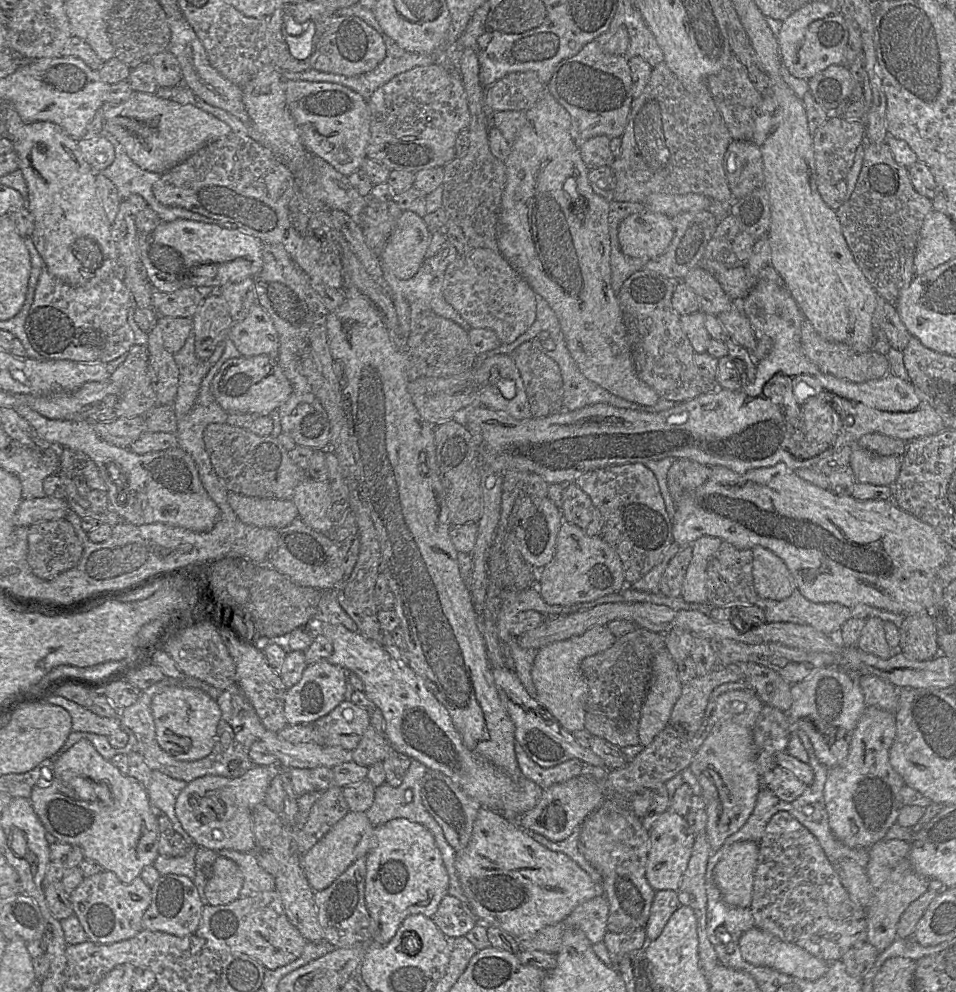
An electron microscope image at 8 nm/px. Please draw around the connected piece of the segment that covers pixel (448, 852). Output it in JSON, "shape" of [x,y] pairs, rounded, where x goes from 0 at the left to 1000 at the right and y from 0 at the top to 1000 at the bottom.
{"shape":[[[431,766],[425,780],[423,782],[422,788],[416,793],[410,793],[406,789],[402,788],[399,792],[392,795],[392,802],[389,813],[383,819],[383,822],[392,834],[397,833],[408,827],[415,825],[424,825],[429,828],[438,830],[447,835],[454,843],[456,852],[460,858],[463,871],[468,877],[470,883],[470,896],[469,900],[472,903],[477,904],[482,909],[491,911],[487,902],[485,901],[480,883],[478,881],[476,868],[478,859],[474,854],[468,849],[463,841],[463,837],[460,832],[455,828],[455,826],[449,821],[442,811],[441,806],[441,786],[447,778],[448,774],[438,767]]]}

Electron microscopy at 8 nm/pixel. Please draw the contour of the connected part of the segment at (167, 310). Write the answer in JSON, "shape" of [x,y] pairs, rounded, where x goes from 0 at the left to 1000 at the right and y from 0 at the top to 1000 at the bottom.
{"shape":[[[191,289],[178,295],[161,291],[159,310],[166,319],[201,321],[213,299],[204,289]]]}

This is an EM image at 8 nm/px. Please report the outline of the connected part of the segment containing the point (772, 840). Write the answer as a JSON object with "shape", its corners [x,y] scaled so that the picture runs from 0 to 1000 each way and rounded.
{"shape":[[[815,818],[803,829],[794,850],[785,916],[790,933],[816,948],[832,952],[865,970],[880,968],[894,952],[907,947],[906,915],[890,907],[853,843],[824,819]]]}

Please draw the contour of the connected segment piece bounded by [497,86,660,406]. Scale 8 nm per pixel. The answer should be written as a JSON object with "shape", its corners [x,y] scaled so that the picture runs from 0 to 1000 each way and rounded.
{"shape":[[[571,91],[548,115],[547,124],[528,161],[529,184],[520,234],[520,252],[581,315],[593,351],[610,378],[639,397],[673,409],[685,408],[689,398],[666,378],[657,335],[639,288],[638,204],[621,194],[605,145],[597,134],[594,112]]]}

